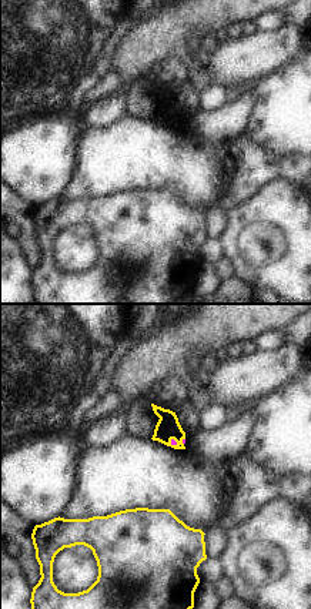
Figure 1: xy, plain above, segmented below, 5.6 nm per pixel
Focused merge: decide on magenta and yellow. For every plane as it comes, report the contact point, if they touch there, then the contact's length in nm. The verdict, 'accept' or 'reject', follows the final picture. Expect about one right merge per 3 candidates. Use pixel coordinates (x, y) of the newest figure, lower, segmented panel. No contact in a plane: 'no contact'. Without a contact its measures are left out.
meets magenta at (176, 442); contact 50 nm long

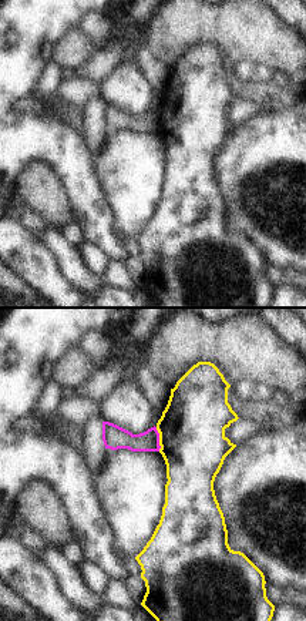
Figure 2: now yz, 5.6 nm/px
meets magenta at (158, 439); contact 140 nm long

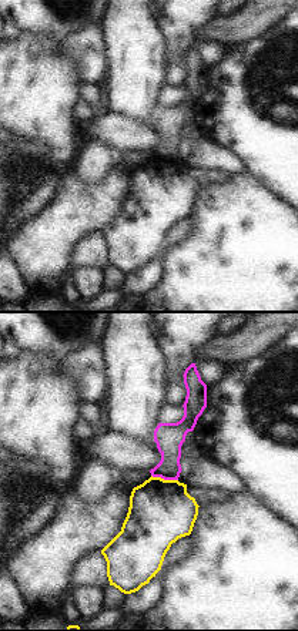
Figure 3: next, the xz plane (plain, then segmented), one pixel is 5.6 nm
meets magenta at (164, 479); contact 160 nm long

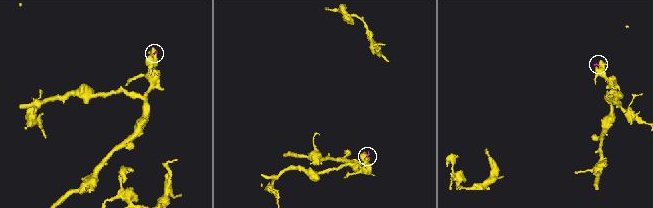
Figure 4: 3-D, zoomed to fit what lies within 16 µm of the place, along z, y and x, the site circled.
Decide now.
reject

